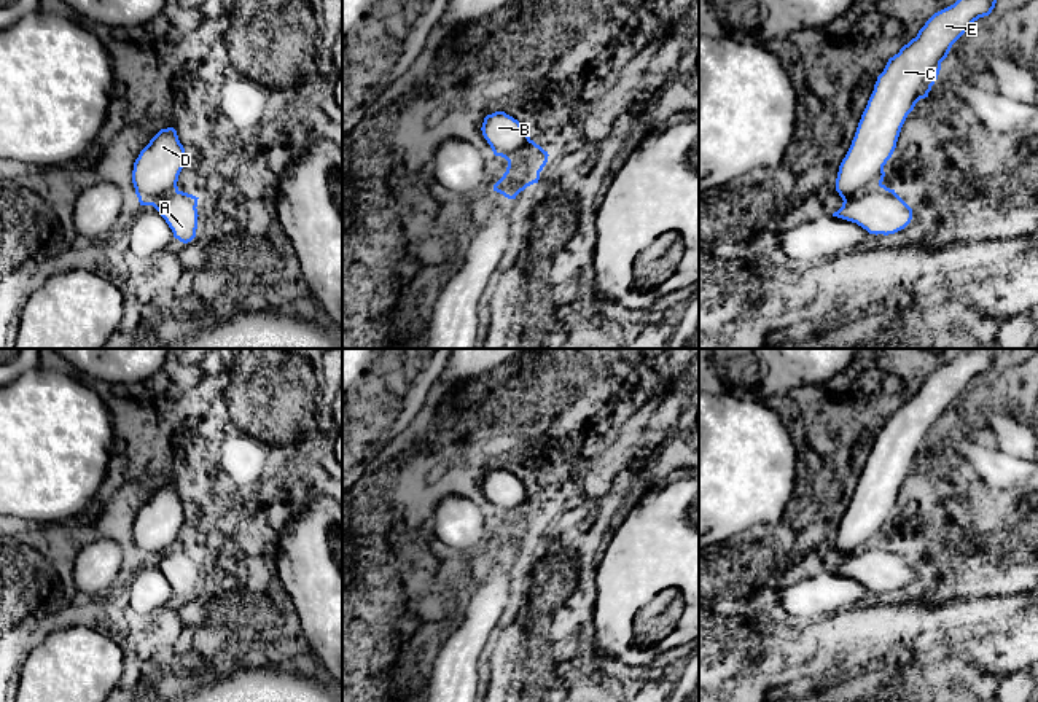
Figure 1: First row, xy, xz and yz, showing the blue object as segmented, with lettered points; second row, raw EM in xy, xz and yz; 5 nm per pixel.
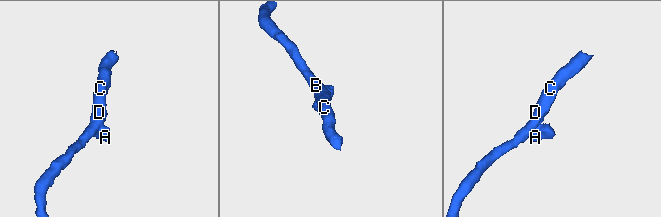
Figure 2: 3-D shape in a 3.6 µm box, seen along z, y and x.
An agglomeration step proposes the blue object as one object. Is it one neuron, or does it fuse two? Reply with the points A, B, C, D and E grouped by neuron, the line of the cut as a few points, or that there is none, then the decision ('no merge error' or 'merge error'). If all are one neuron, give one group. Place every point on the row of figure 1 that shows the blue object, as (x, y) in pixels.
A / B C D E; cut in yz along (881, 182), (850, 194), (844, 201); merge error

